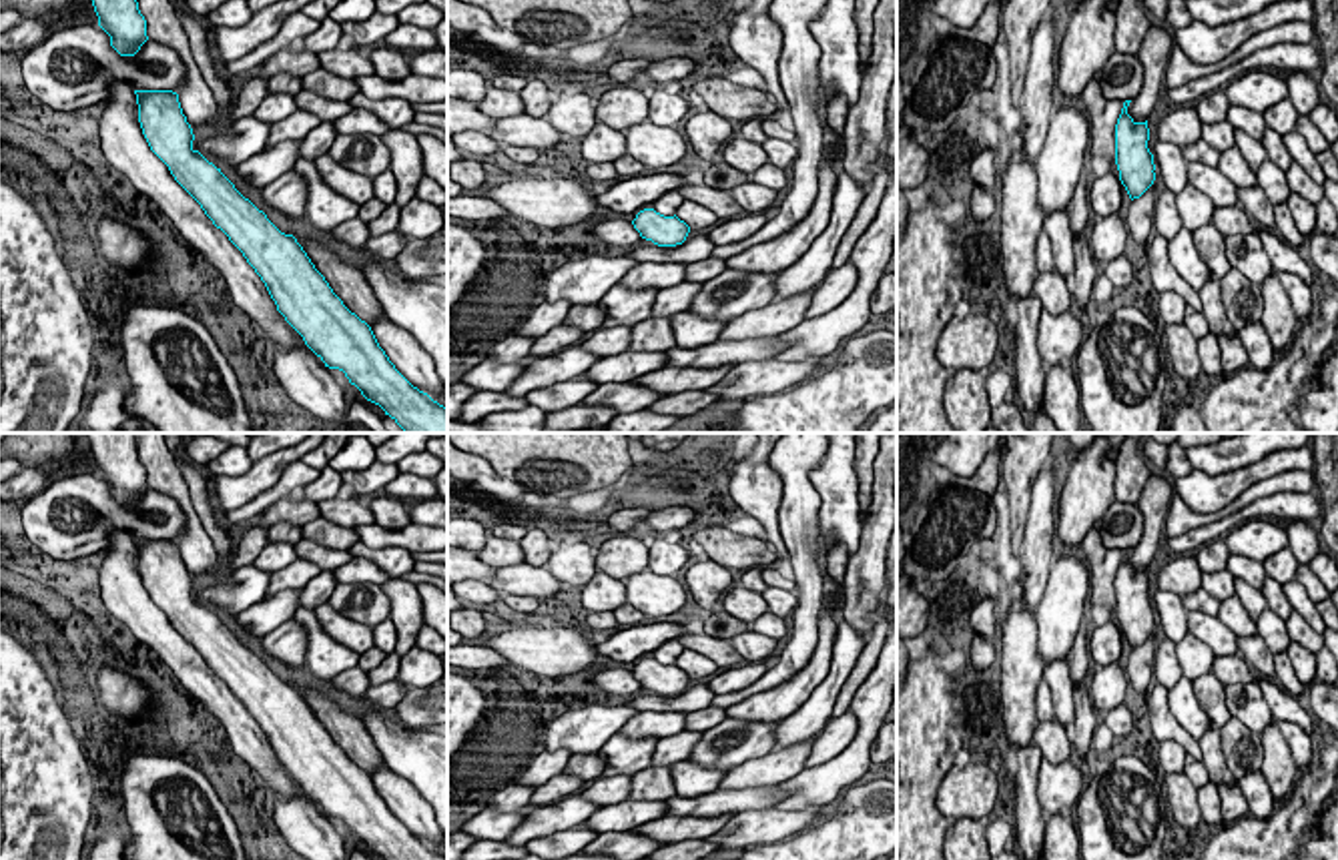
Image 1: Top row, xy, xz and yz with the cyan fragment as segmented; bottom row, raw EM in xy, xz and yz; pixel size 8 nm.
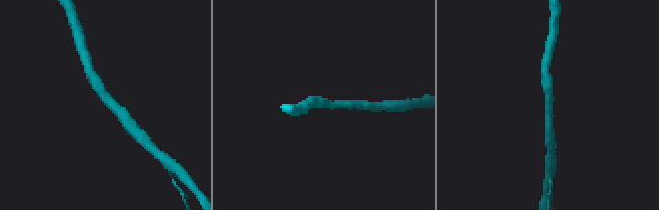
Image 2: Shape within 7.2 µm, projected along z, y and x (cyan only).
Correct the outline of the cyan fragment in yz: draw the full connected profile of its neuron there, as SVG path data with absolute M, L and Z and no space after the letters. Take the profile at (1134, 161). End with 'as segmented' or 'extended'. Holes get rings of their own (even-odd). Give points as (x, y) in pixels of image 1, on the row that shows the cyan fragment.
M1131 100L1123 102L1121 114L1115 124L1115 164L1119 180L1129 198L1139 198L1155 180L1153 154L1147 148L1149 128L1145 122L1135 122L1127 114Z; as segmented

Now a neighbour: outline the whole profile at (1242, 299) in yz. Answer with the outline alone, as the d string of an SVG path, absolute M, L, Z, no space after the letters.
M1230 269L1220 279L1222 305L1236 333L1250 323L1260 323L1264 313L1262 287L1246 279L1238 269Z

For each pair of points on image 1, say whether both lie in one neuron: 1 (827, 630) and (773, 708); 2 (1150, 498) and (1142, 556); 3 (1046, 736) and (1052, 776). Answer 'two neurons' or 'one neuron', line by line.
1: one neuron
2: one neuron
3: two neurons

